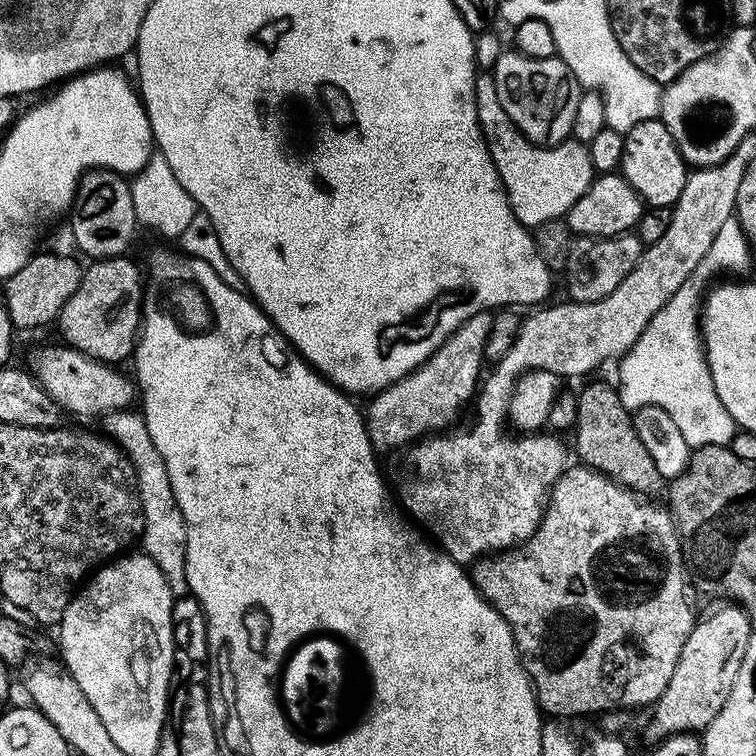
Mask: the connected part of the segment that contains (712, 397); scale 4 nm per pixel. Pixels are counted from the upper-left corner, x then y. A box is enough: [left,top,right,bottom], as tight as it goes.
[616,231,745,450]

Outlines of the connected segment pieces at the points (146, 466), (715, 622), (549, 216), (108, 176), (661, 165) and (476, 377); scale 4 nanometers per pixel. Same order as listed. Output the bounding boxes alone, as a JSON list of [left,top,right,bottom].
[[103,411,189,598],[648,602,754,742],[475,72,596,228],[72,168,138,260],[618,118,690,209],[366,311,493,453]]

